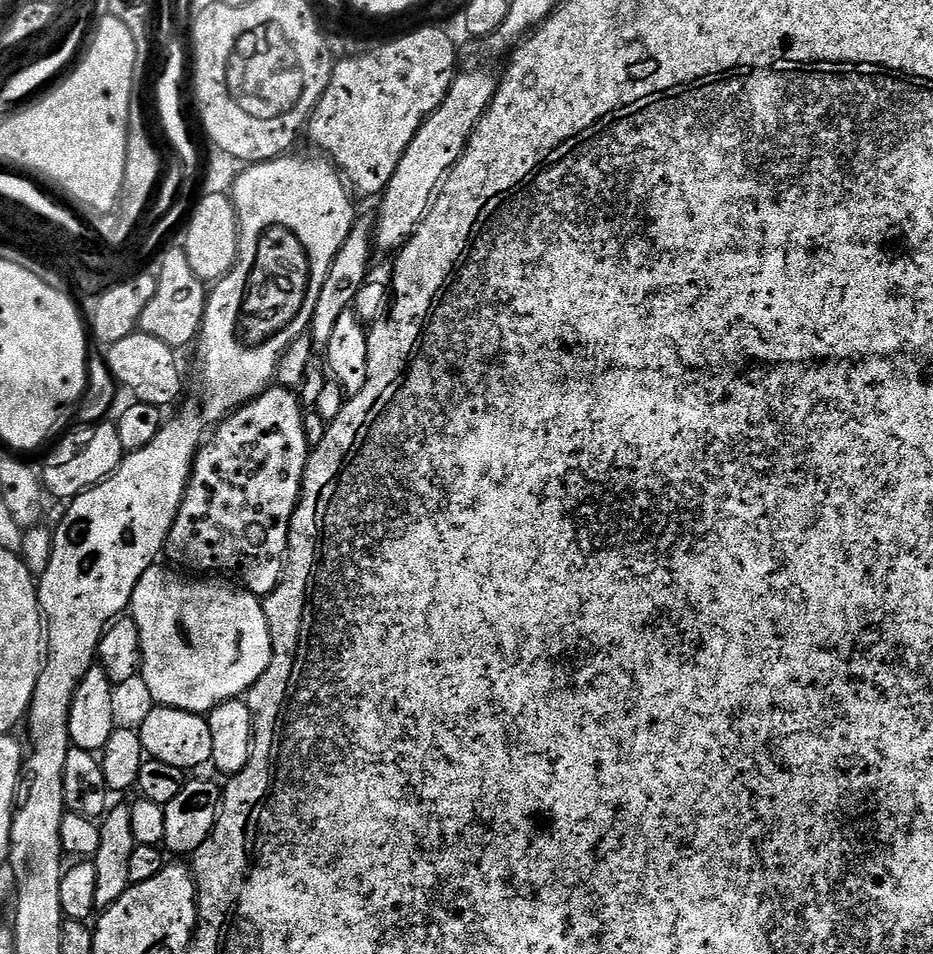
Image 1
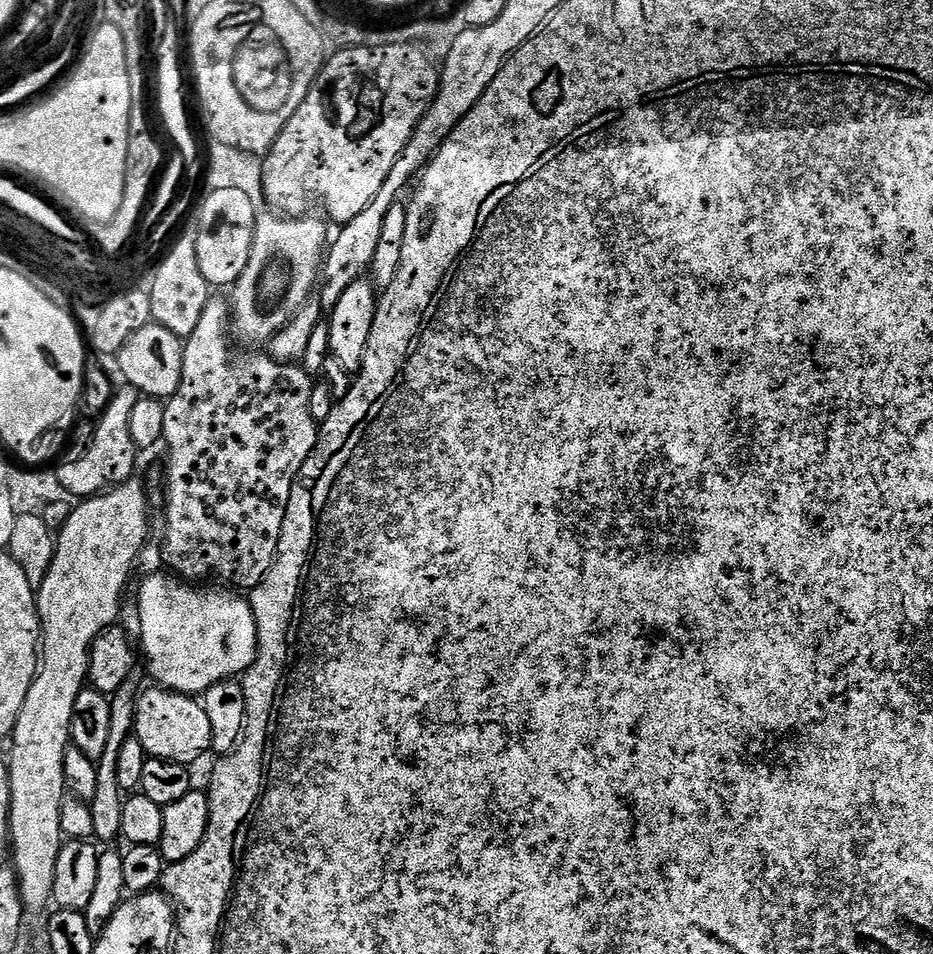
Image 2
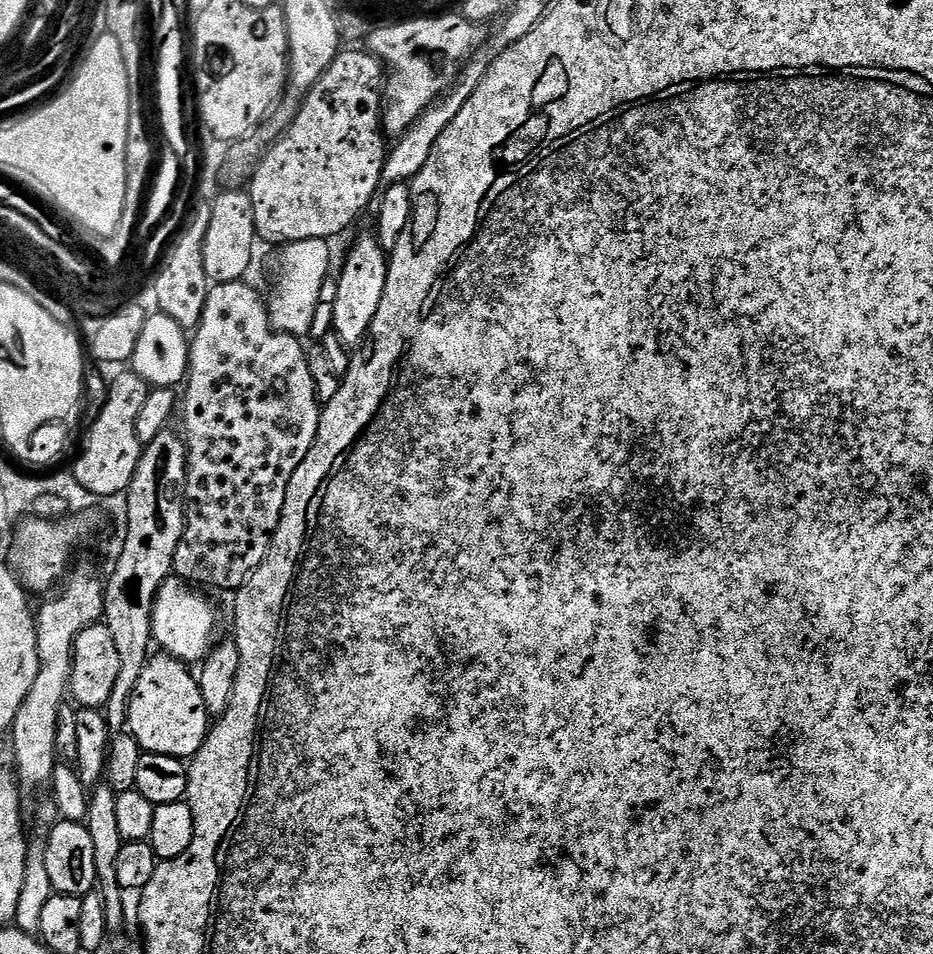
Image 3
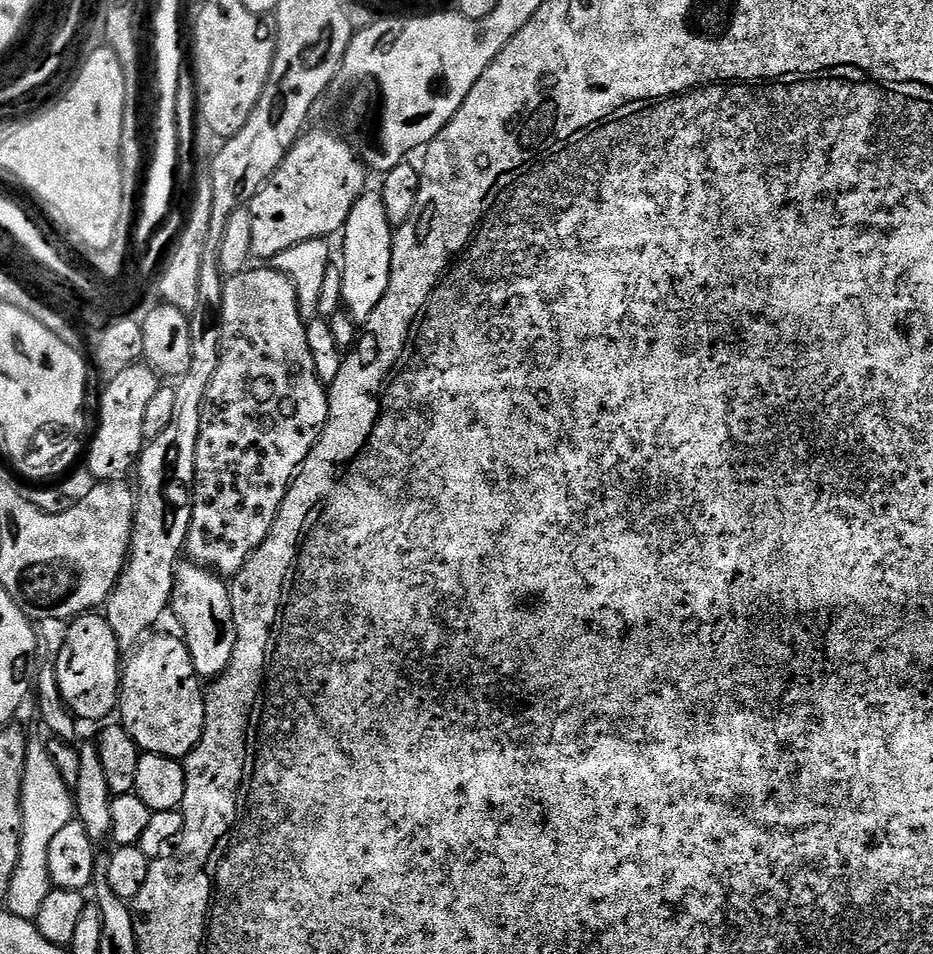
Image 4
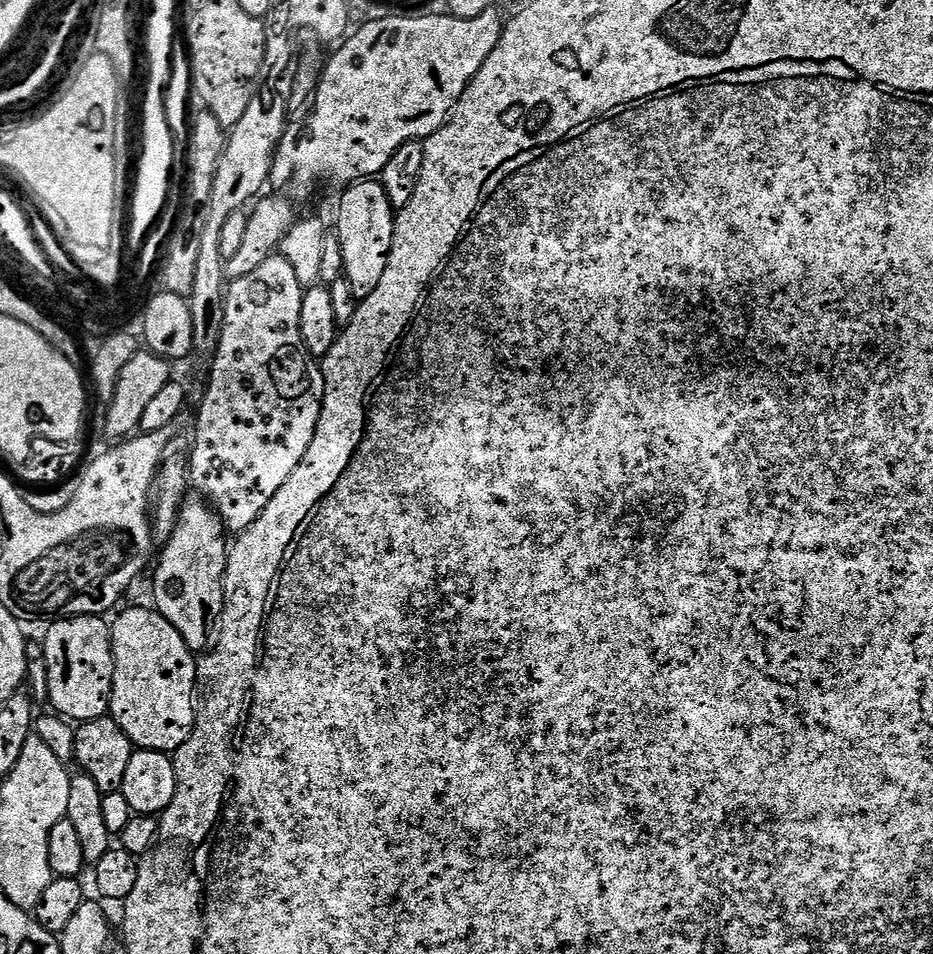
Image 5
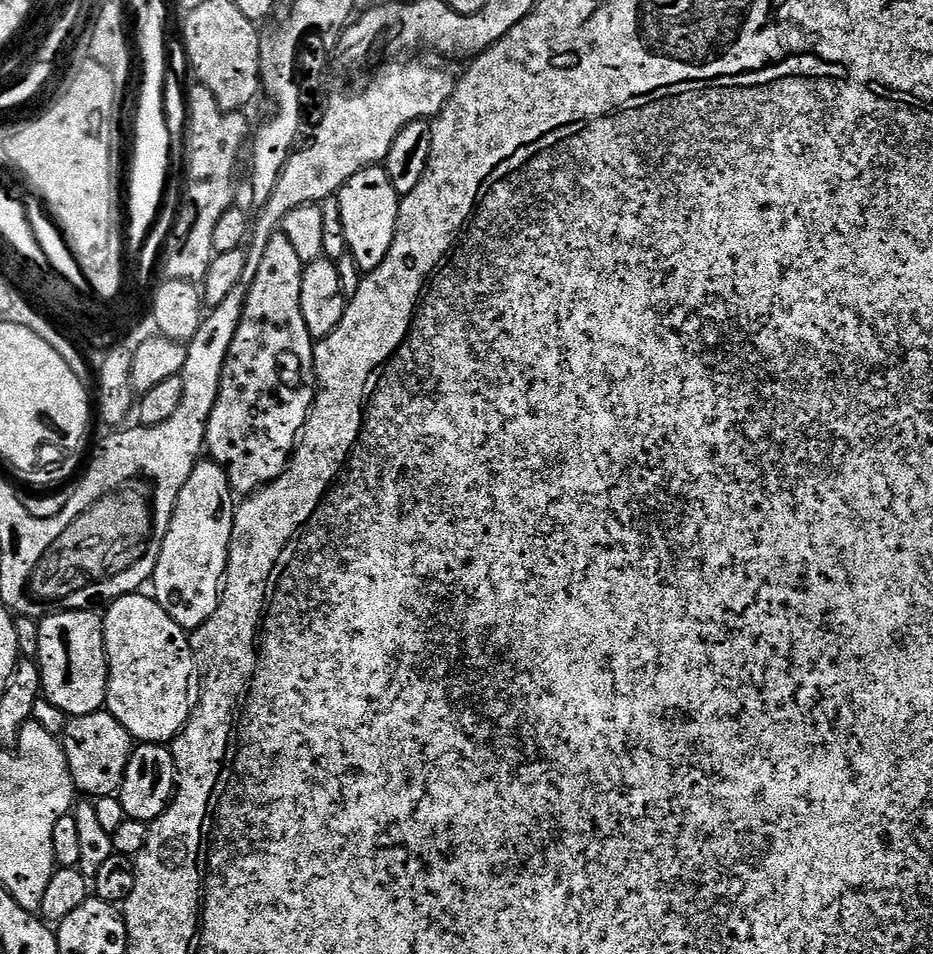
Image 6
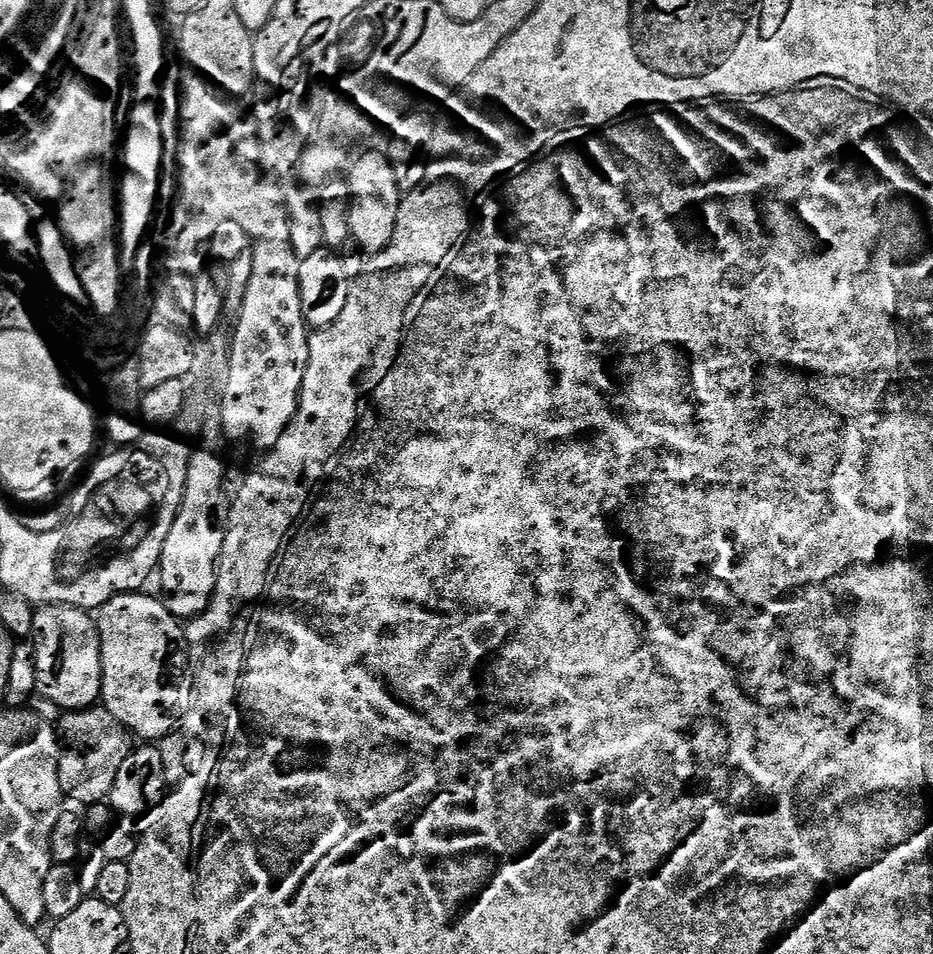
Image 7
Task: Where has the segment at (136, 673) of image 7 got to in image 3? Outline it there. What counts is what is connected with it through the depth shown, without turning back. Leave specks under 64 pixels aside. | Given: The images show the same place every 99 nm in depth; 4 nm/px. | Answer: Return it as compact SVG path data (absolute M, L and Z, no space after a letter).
M167 654L149 655L146 666L142 670L142 678L138 678L138 686L134 686L134 694L128 703L127 731L132 733L144 752L166 754L191 758L204 744L210 727L208 707L202 698L199 679L194 675L193 669L176 656Z

